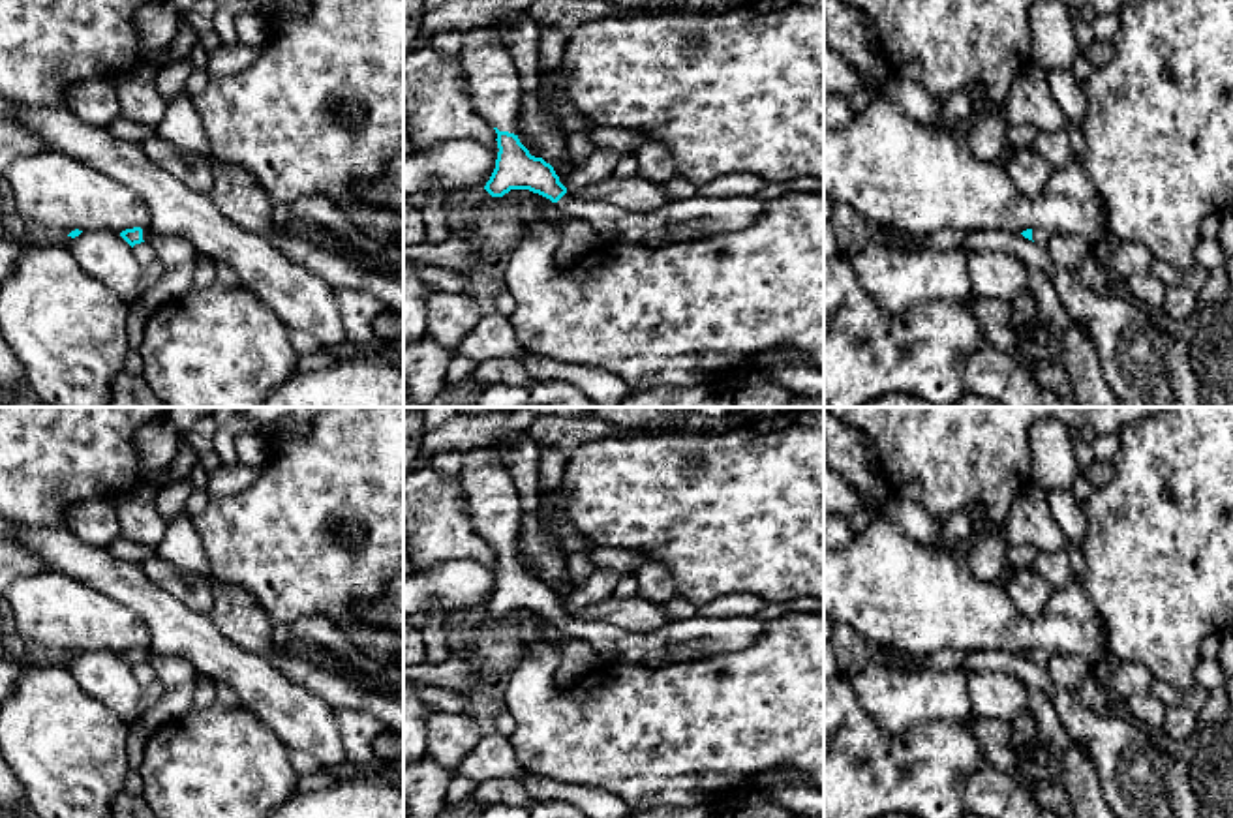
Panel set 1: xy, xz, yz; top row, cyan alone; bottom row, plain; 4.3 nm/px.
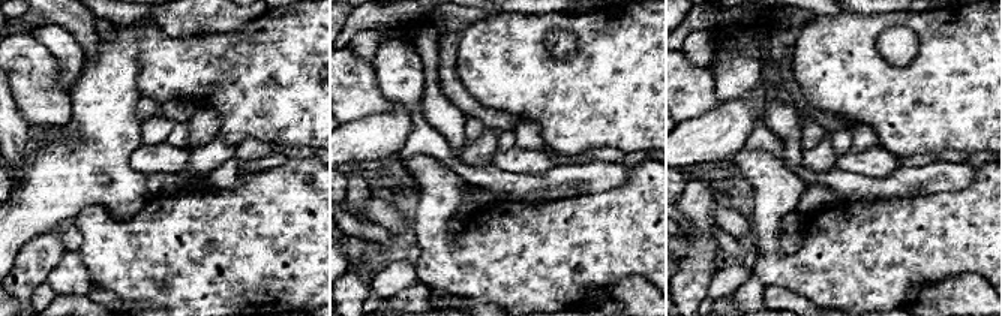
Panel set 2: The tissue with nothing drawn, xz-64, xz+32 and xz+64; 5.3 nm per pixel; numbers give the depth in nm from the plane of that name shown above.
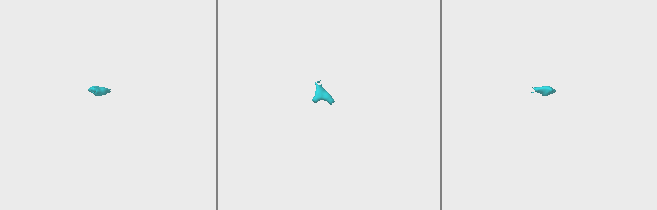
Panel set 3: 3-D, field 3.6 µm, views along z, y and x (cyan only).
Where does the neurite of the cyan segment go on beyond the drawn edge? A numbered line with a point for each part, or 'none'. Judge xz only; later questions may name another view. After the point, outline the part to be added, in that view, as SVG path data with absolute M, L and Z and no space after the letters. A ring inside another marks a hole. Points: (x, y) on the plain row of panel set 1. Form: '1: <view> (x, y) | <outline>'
1: xz (492, 499) | M495 447L464 452L462 486L473 529L499 552L518 555L524 512Z
2: xz (702, 636) | M569 614L556 625L587 642L606 662L647 666L745 649L766 630L766 621L758 615L696 615L644 634L621 630L610 623L589 623Z

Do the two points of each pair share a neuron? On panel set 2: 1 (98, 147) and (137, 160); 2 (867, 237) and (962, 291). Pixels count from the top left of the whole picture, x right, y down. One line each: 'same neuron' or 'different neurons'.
1: different neurons
2: different neurons

